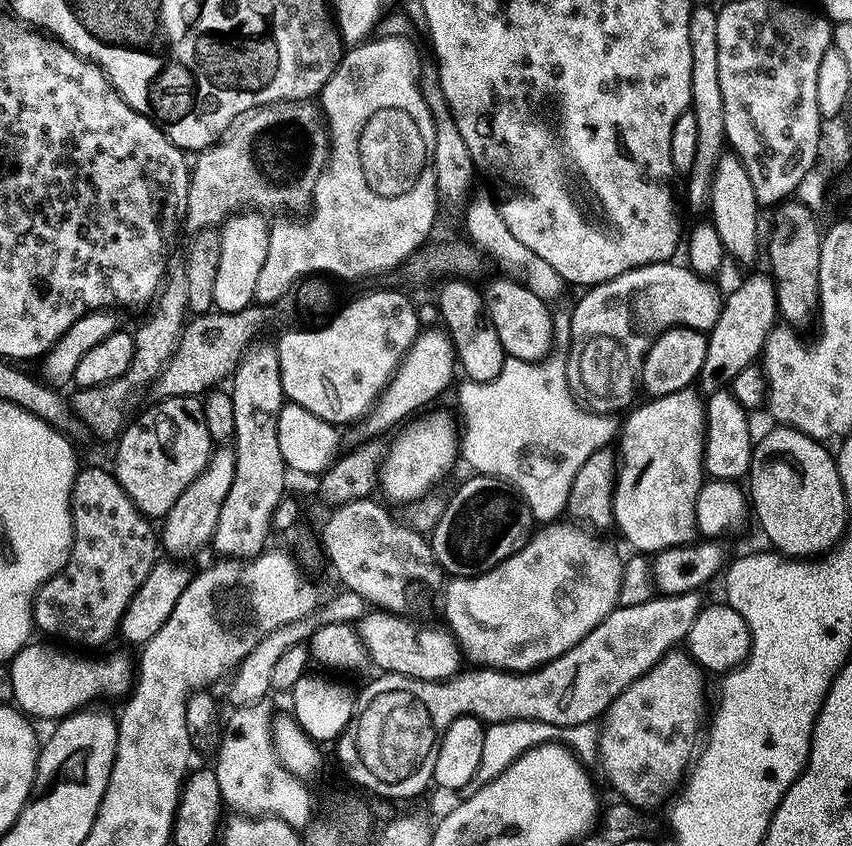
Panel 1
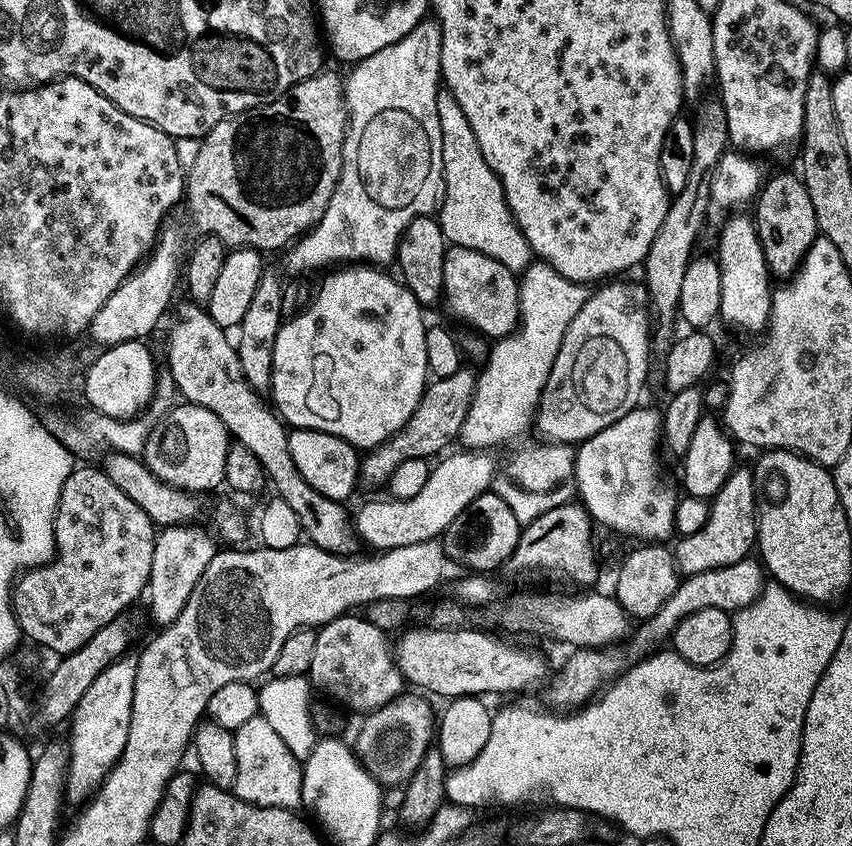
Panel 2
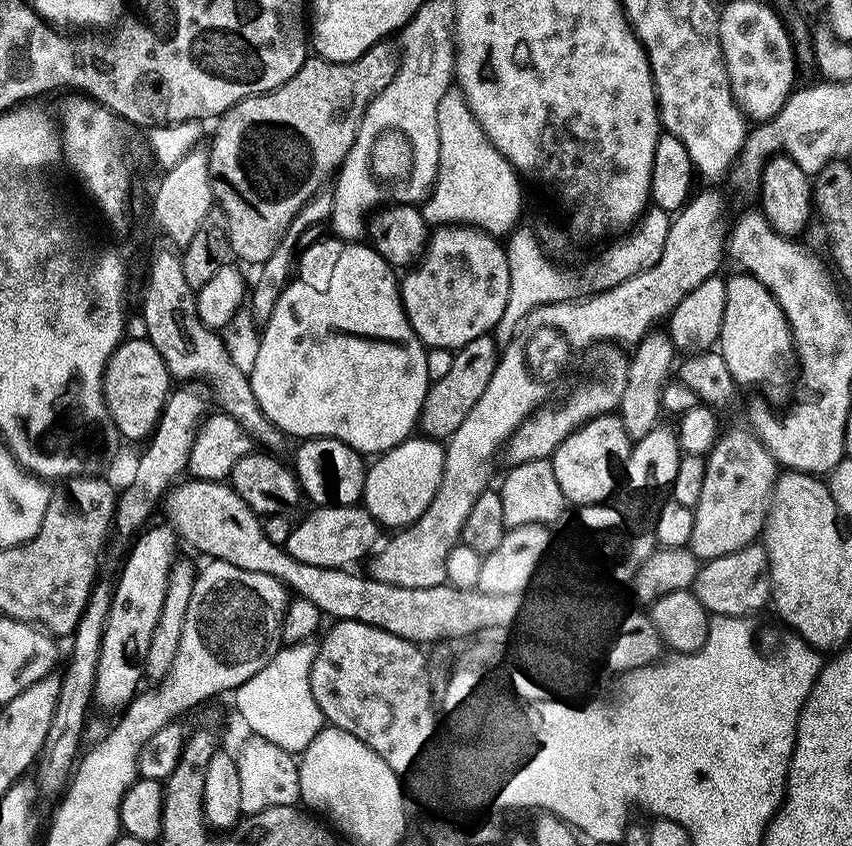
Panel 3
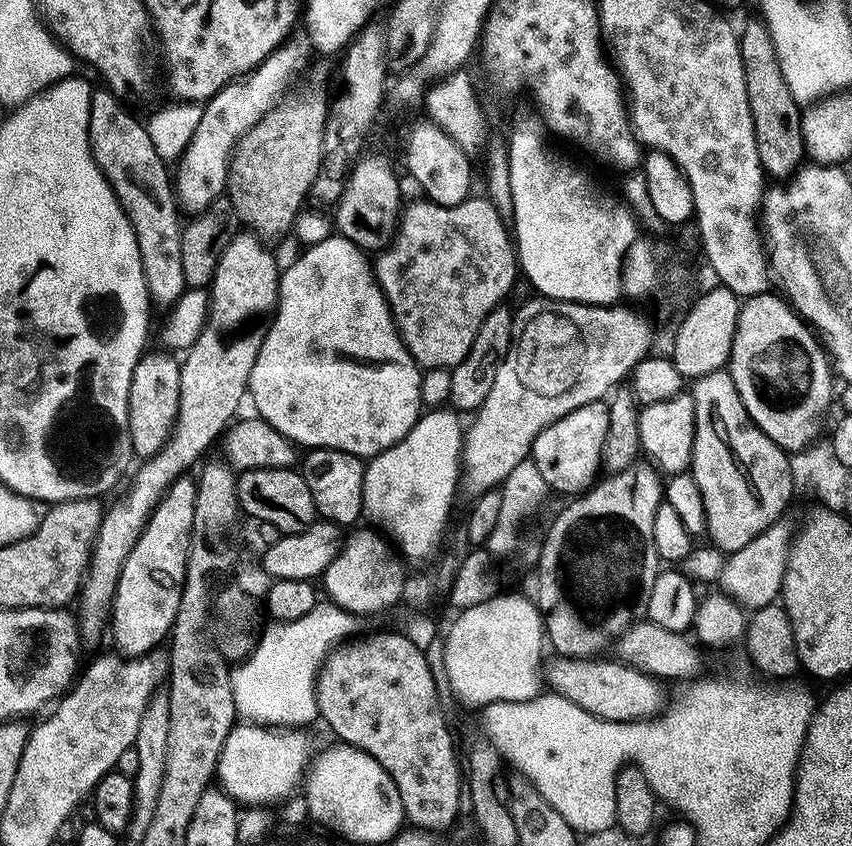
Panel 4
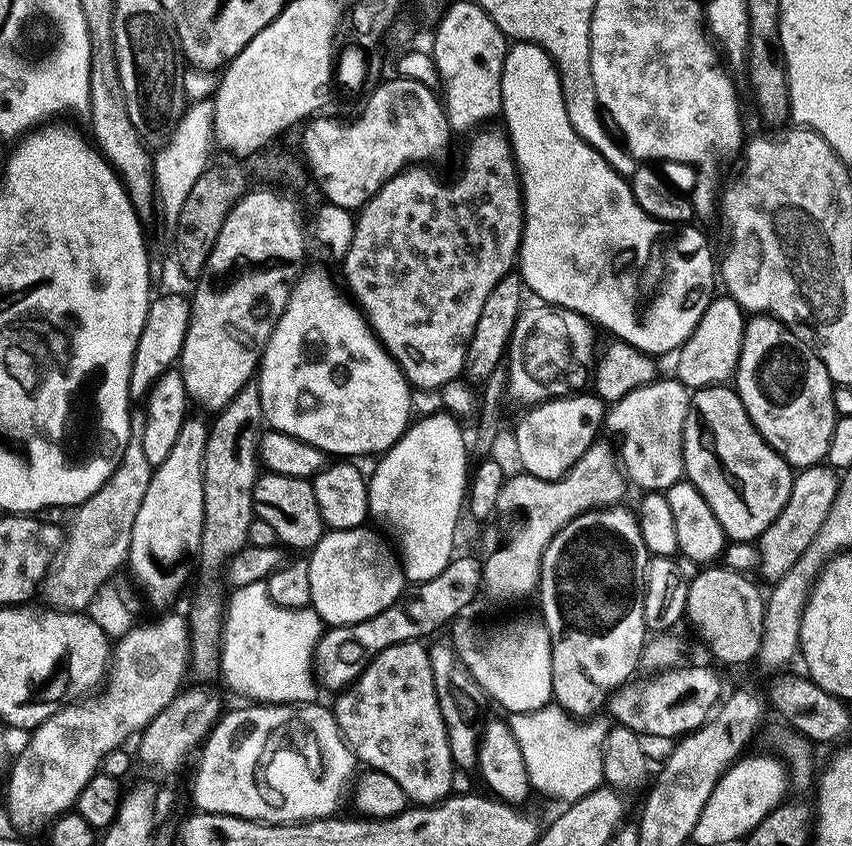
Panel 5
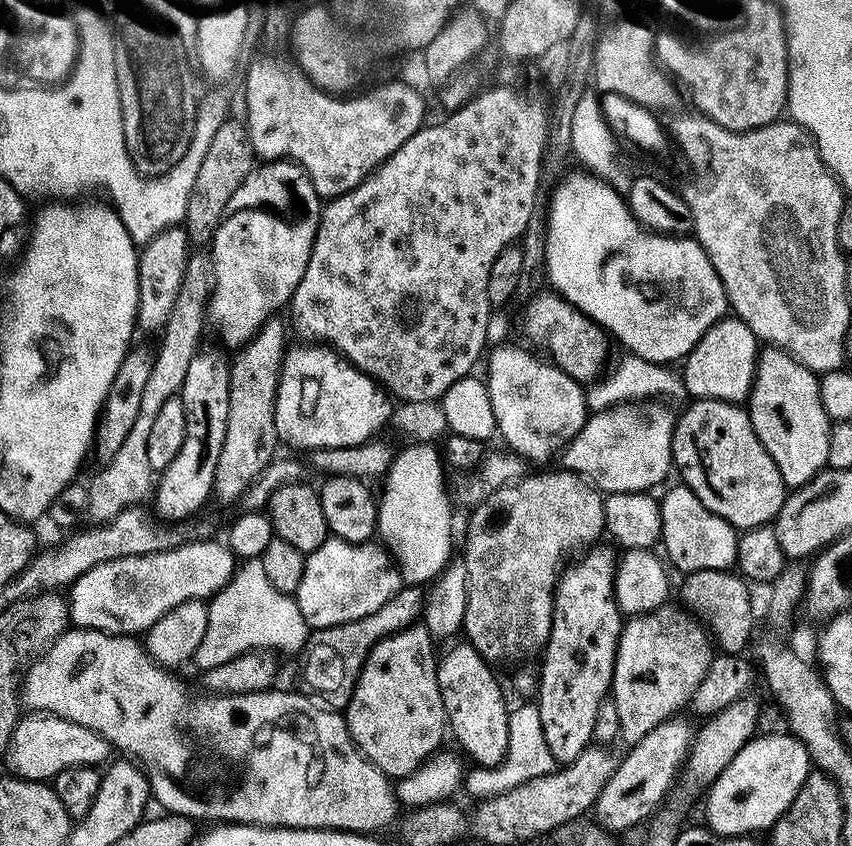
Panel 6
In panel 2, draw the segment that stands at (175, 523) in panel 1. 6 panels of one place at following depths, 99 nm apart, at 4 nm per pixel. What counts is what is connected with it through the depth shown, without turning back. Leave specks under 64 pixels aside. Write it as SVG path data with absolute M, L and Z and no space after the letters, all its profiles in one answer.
M192 522L169 524L156 533L154 562L146 589L146 601L148 600L148 608L152 611L152 620L156 626L169 624L182 612L186 598L190 598L194 586L198 586L198 578L202 578L202 570L210 566L217 554L217 541L207 531L204 533L196 526Z

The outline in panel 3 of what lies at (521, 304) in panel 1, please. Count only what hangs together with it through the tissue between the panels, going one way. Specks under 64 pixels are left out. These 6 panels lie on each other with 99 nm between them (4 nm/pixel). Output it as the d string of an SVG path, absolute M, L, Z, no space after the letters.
M445 224L429 235L424 254L415 265L403 273L400 280L400 297L406 318L425 349L466 346L474 338L487 336L498 326L506 298L510 298L510 262L505 245L497 237L480 228L466 224Z

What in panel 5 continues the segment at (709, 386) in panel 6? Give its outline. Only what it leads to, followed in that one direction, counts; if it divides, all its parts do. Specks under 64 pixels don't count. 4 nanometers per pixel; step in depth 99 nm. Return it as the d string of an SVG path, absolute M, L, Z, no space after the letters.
M727 294L717 295L706 306L706 314L694 326L694 334L675 353L675 379L685 384L689 390L709 388L711 384L727 385L735 377L738 358L742 350L742 334L746 323L746 313Z

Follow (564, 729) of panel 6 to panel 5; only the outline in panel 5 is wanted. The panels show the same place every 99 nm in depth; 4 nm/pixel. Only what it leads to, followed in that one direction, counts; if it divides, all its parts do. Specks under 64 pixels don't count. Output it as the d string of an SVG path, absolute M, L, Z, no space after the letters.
M613 506L610 508L594 508L591 512L584 512L578 518L566 522L554 538L550 538L550 546L542 554L540 563L540 612L542 623L550 634L550 650L552 651L552 698L559 707L563 708L569 716L573 718L592 718L596 711L603 709L608 703L609 696L621 685L629 683L632 676L642 664L644 646L646 643L646 629L644 626L644 585L646 583L646 573L650 553L646 542L642 542L642 530L638 526L638 518L635 511L630 507Z

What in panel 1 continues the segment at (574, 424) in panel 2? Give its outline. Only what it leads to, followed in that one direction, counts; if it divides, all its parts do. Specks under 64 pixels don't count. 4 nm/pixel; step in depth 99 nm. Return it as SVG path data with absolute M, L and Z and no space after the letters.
M665 262L643 264L634 270L626 270L614 278L603 280L601 284L591 285L585 291L588 293L570 308L566 378L568 389L577 401L590 412L623 413L633 403L632 395L638 392L640 366L644 361L644 355L648 352L648 347L657 336L661 336L668 328L678 327L696 328L705 334L712 331L712 324L718 322L722 303L721 293L716 293L712 283L711 279L696 275L687 266L679 268L676 262Z

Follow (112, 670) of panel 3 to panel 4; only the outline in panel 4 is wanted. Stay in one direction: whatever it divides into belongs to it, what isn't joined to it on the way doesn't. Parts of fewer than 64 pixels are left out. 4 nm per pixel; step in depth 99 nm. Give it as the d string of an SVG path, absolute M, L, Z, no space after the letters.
M191 475L180 476L170 486L170 490L160 499L154 514L146 522L134 550L126 558L122 566L122 574L118 578L116 597L110 609L110 640L116 643L115 651L125 658L146 656L155 652L160 643L169 639L172 623L178 614L178 602L182 602L182 586L186 578L186 562L188 547L194 526L194 506L196 505L196 480Z

